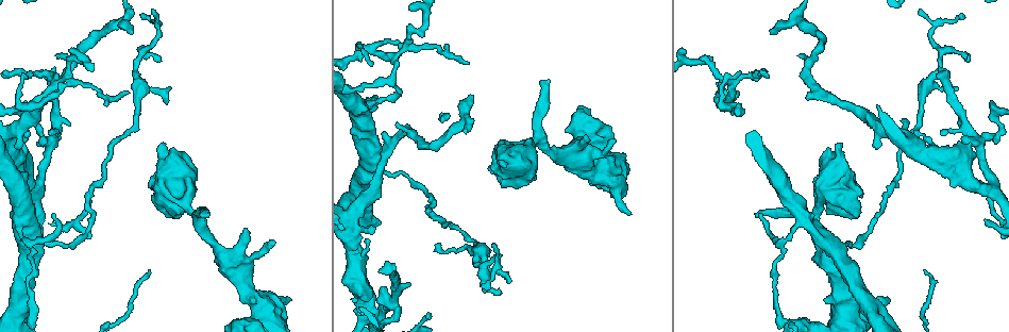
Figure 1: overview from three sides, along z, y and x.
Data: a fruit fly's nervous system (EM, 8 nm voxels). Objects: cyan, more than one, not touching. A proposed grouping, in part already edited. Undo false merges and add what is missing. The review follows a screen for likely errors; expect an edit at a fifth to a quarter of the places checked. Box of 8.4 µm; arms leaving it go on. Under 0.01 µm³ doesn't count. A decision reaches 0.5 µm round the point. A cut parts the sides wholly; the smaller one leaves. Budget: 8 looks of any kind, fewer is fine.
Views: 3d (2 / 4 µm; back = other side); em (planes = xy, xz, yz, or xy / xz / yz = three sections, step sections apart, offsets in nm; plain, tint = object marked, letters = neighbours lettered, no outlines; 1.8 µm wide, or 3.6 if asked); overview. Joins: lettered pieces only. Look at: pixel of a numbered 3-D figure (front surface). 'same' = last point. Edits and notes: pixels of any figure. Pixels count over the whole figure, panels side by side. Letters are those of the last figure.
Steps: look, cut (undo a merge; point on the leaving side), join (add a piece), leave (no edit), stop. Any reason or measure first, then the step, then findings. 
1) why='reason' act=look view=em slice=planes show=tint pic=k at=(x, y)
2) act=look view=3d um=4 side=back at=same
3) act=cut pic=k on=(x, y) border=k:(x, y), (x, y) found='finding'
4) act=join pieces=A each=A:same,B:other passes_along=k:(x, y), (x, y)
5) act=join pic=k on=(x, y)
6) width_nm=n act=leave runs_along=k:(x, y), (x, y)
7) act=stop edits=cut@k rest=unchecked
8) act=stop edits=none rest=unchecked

why='two arms in line, one across' act=look view=3d um=2 pic=1 at=(369, 163)

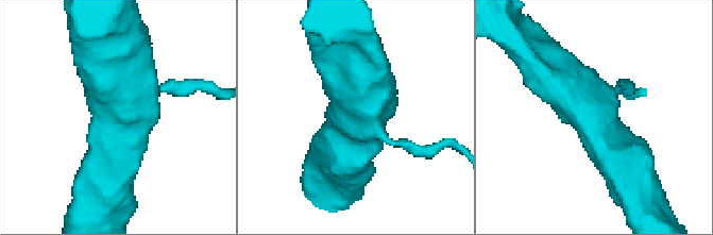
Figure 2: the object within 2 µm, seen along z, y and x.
why='shape alone is not enough' act=look view=em slice=planes show=tint pic=2 at=(121, 109)

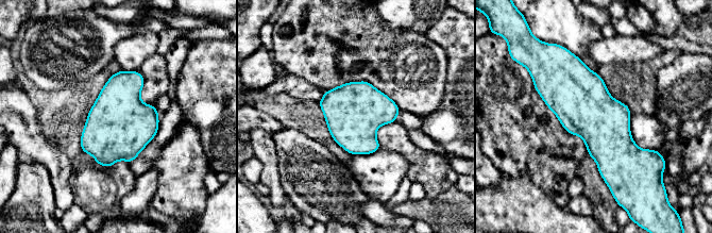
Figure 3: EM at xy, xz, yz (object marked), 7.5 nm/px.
why='see the neighbours' act=look view=em slice=planes show=letters at=same

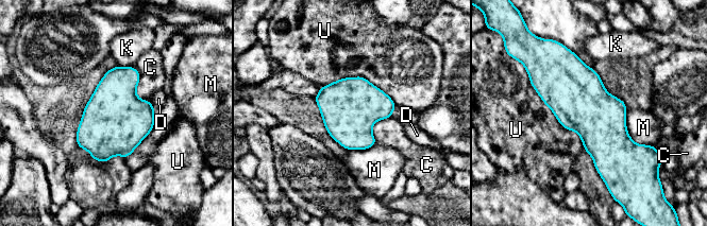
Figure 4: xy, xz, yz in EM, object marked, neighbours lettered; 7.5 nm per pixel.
arms=3 act=leave each=C:other,D:other,K:other,M:other,U:other found='one neuron here'

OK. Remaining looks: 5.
act=look view=3d um=2 pic=1 at=(202, 217)

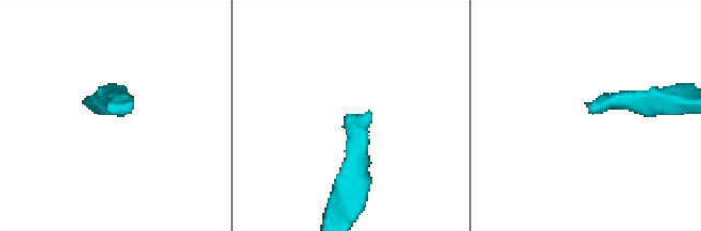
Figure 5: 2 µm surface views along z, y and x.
act=look view=em slice=yz step=8 show=letters pic=5 at=(590, 112)

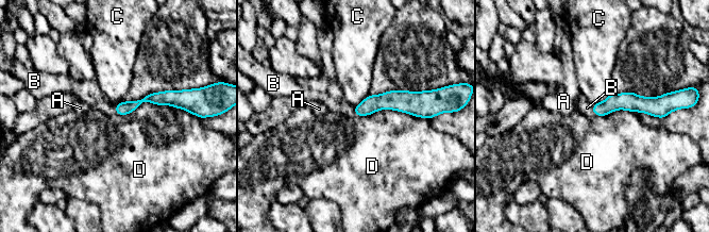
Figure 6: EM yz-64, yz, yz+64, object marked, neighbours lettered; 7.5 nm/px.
why='another direction' act=look view=em slice=planes show=letters at=same

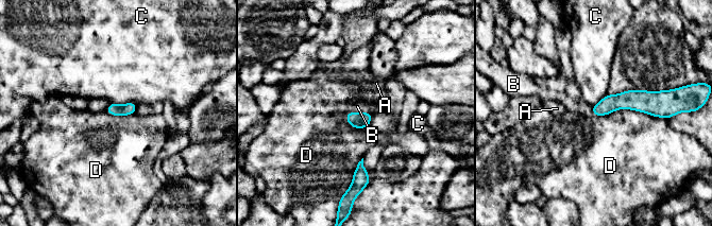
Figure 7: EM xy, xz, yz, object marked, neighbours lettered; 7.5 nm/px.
act=join pieces=B each=A:other,B:same,C:other,D:other passes_along=7:(357, 120), (360, 112), (355, 105) found='the neuron continues'

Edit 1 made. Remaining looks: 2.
act=stop edits=join@7 rest=unchecked

